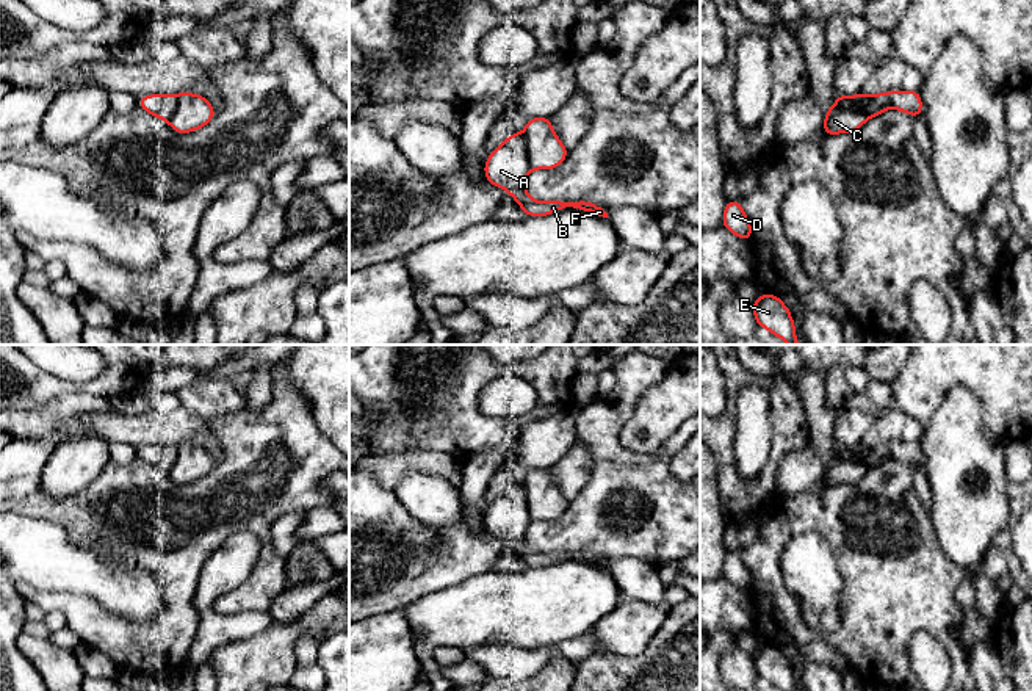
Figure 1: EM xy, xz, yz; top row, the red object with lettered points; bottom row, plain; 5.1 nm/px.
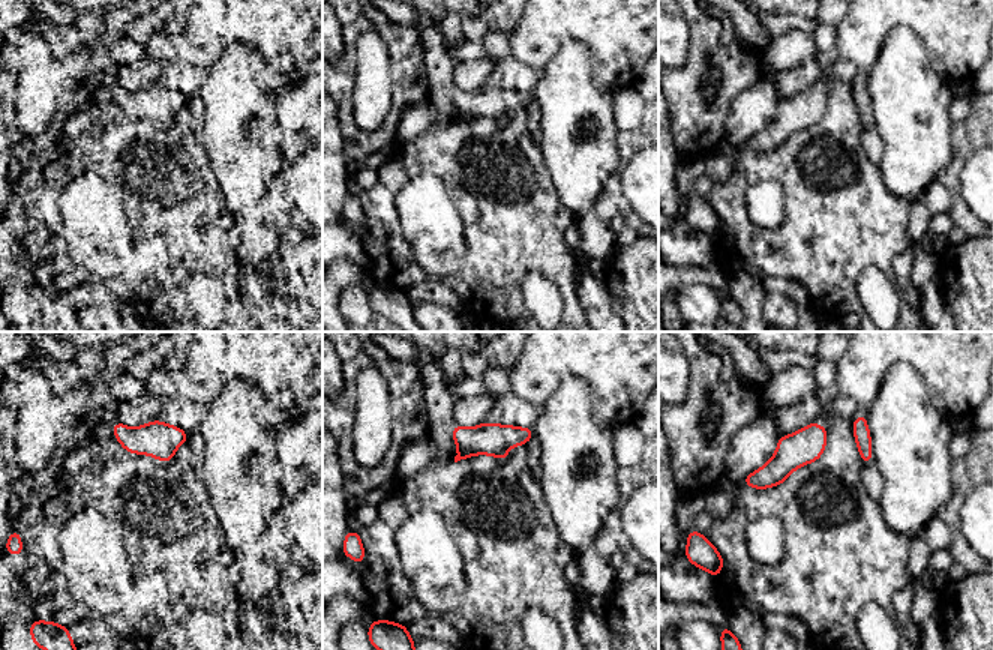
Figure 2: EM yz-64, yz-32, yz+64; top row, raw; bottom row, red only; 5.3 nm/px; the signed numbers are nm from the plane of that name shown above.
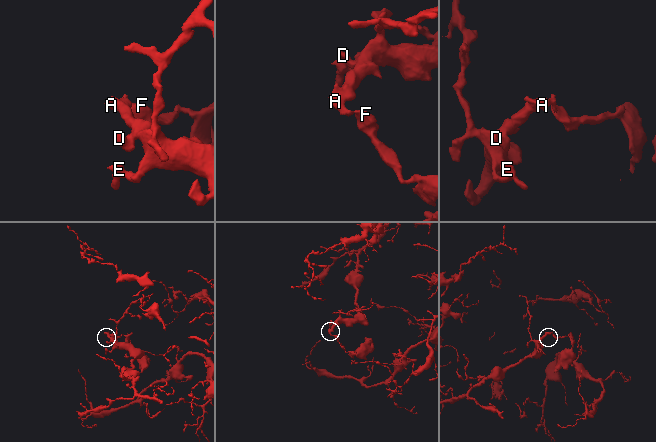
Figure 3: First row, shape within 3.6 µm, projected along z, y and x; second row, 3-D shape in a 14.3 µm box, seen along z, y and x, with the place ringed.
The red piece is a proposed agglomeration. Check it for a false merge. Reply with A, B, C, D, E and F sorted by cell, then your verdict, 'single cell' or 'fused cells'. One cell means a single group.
A B F / C D E; fused cells

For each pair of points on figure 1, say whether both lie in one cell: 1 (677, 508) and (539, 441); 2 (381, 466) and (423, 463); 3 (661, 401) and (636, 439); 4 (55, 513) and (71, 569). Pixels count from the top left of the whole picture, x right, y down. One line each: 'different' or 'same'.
1: different
2: same
3: same
4: different

